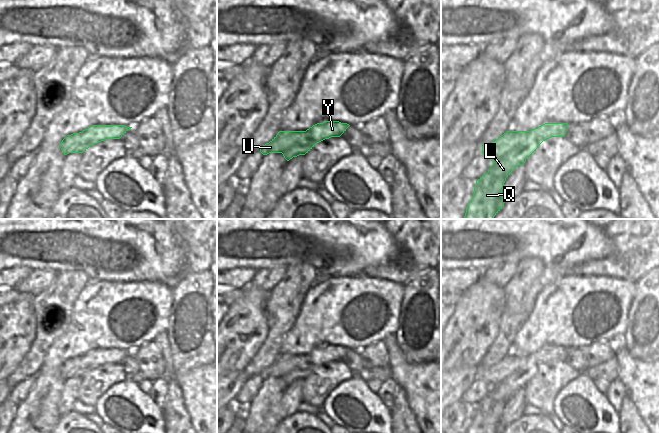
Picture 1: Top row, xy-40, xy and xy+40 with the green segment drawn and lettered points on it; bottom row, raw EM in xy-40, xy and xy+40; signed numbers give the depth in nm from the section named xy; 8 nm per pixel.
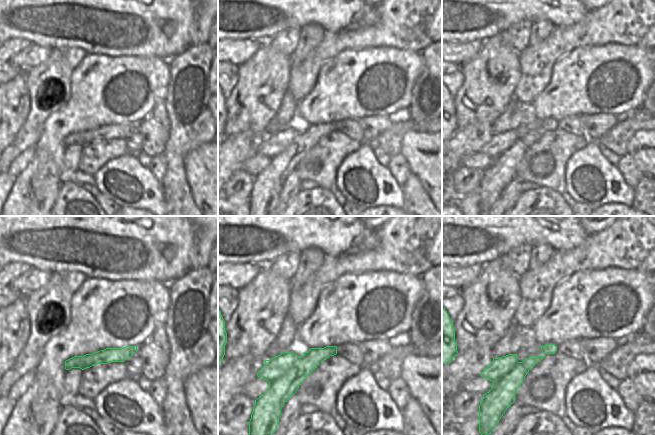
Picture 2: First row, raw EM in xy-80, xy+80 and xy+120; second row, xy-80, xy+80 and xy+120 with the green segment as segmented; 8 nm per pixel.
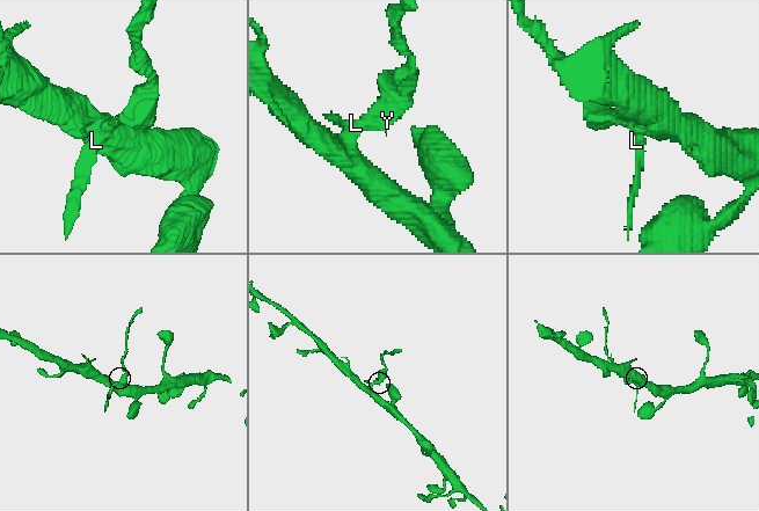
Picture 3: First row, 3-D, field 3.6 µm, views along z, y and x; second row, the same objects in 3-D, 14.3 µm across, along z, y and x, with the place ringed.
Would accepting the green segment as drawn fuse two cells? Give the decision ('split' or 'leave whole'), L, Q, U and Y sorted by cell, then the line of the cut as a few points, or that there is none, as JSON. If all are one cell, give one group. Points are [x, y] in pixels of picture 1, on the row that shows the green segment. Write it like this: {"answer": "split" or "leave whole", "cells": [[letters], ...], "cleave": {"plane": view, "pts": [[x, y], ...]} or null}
{"answer": "split", "cells": [["L", "Q", "Y"], ["U"]], "cleave": {"plane": "xy+40", "pts": [[530, 131], [523, 141], [519, 141], [516, 146], [493, 161]]}}

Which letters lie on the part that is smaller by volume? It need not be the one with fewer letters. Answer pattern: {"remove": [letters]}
{"remove": ["L", "Q", "Y"]}

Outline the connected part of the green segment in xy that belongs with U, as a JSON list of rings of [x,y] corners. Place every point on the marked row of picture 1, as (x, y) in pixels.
[[[279,131],[267,144],[260,148],[263,155],[269,153],[283,153],[294,146],[295,141],[305,141],[306,131]]]

